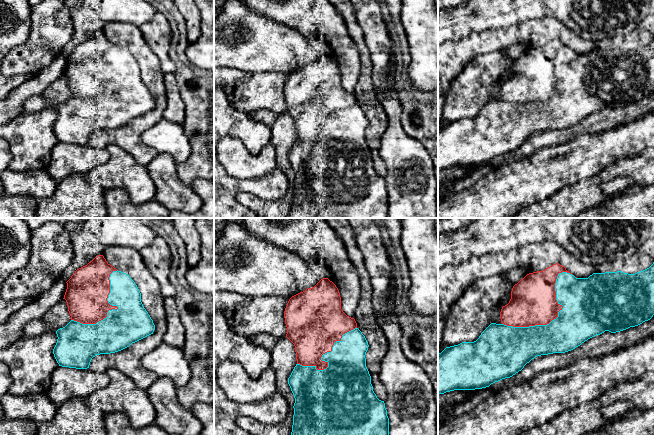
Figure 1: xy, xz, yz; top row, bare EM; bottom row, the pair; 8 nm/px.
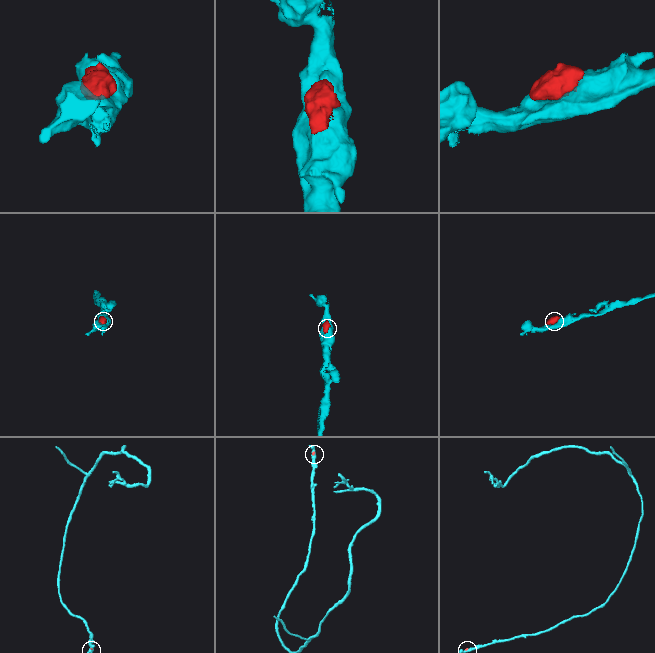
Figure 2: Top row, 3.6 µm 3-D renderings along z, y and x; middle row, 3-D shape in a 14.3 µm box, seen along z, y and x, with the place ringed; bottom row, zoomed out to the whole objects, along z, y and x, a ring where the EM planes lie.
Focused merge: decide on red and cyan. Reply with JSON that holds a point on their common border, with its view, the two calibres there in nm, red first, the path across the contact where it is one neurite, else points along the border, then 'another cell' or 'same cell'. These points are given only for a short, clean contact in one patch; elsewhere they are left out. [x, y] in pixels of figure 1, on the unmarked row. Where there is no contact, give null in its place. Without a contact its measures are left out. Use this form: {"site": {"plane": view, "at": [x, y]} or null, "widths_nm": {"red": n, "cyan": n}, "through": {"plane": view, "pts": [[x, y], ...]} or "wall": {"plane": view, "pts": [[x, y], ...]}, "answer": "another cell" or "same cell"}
{"site": {"plane": "yz", "at": [557, 92]}, "widths_nm": {"red": 360, "cyan": 400}, "answer": "same cell"}

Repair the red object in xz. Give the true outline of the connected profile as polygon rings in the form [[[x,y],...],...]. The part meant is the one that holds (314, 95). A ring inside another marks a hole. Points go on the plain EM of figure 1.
[[[328,54],[321,55],[314,63],[292,72],[284,87],[285,100],[287,103],[286,113],[294,120],[297,140],[294,143],[288,160],[295,174],[293,201],[290,213],[286,218],[388,218],[389,194],[384,177],[377,174],[371,160],[371,152],[366,143],[366,128],[368,118],[362,108],[357,104],[354,94],[347,92],[341,85],[341,73],[336,61]]]

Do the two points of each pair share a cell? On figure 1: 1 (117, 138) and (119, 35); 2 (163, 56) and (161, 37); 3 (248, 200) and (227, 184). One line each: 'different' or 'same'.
1: same
2: same
3: different

